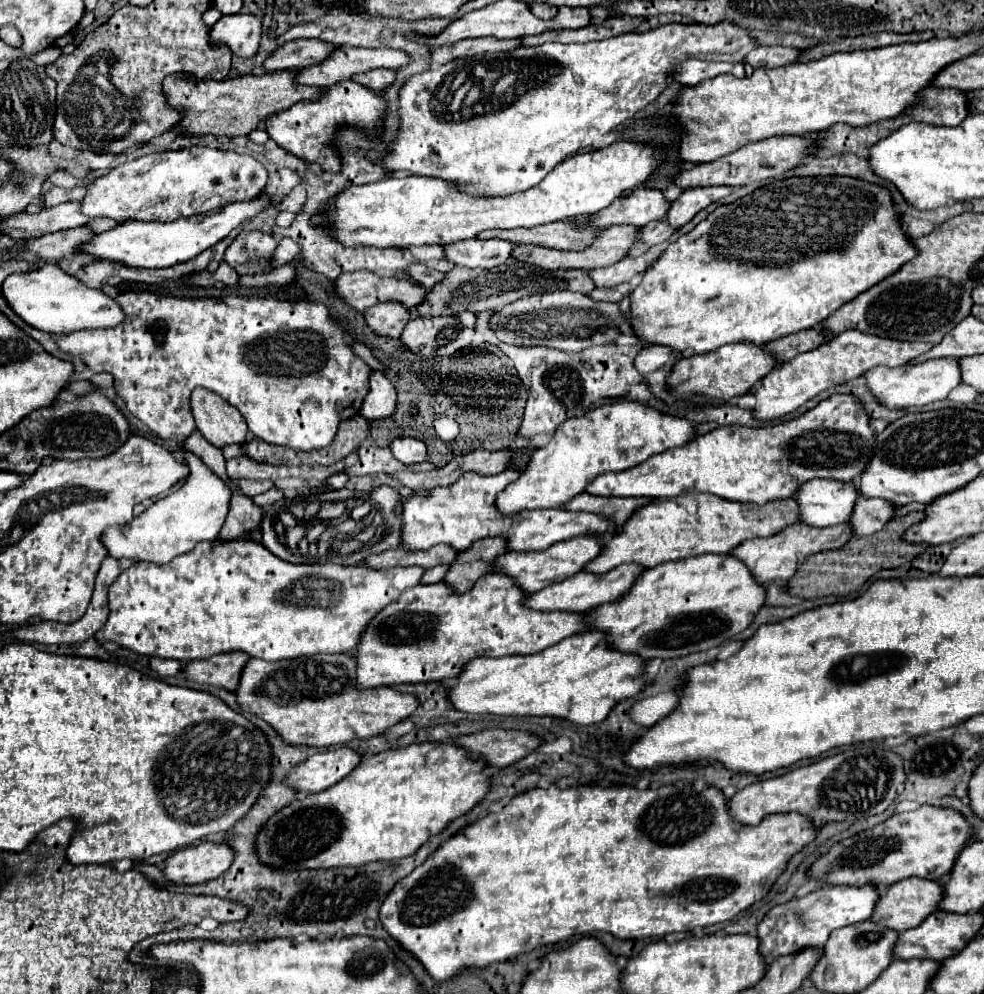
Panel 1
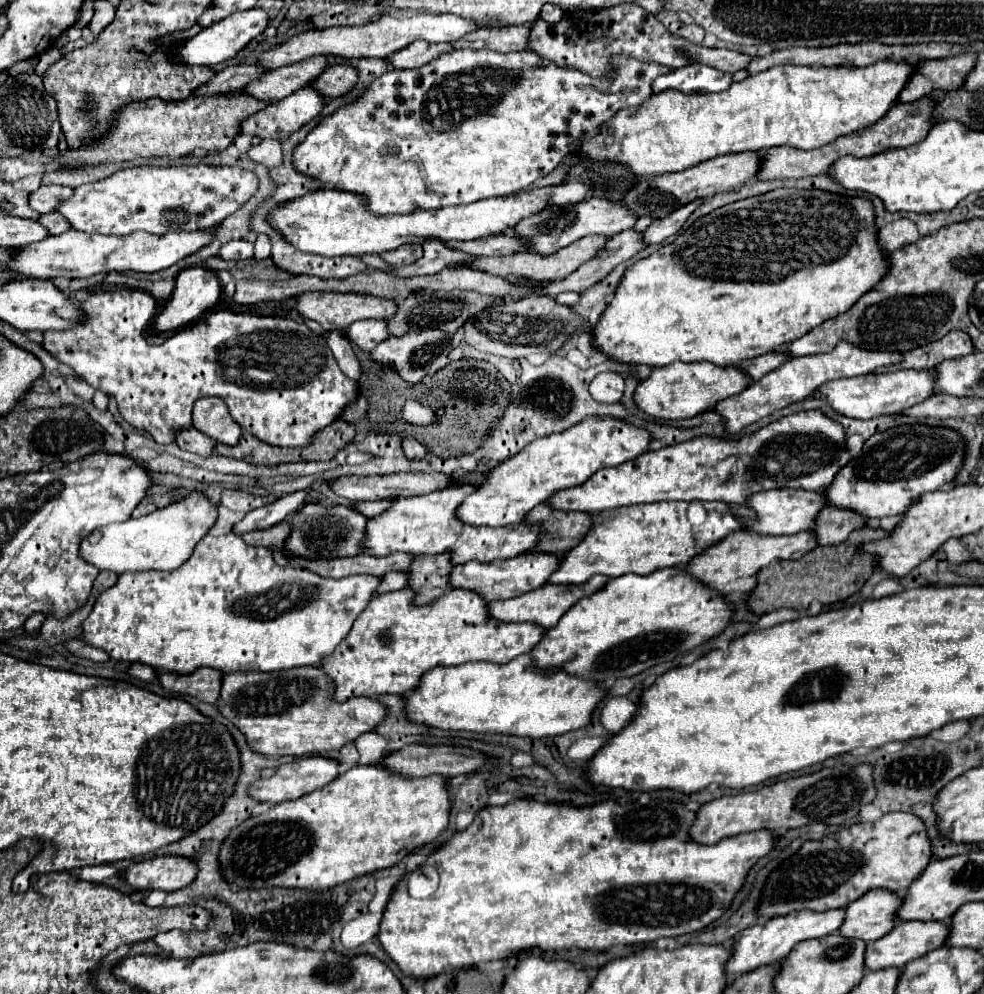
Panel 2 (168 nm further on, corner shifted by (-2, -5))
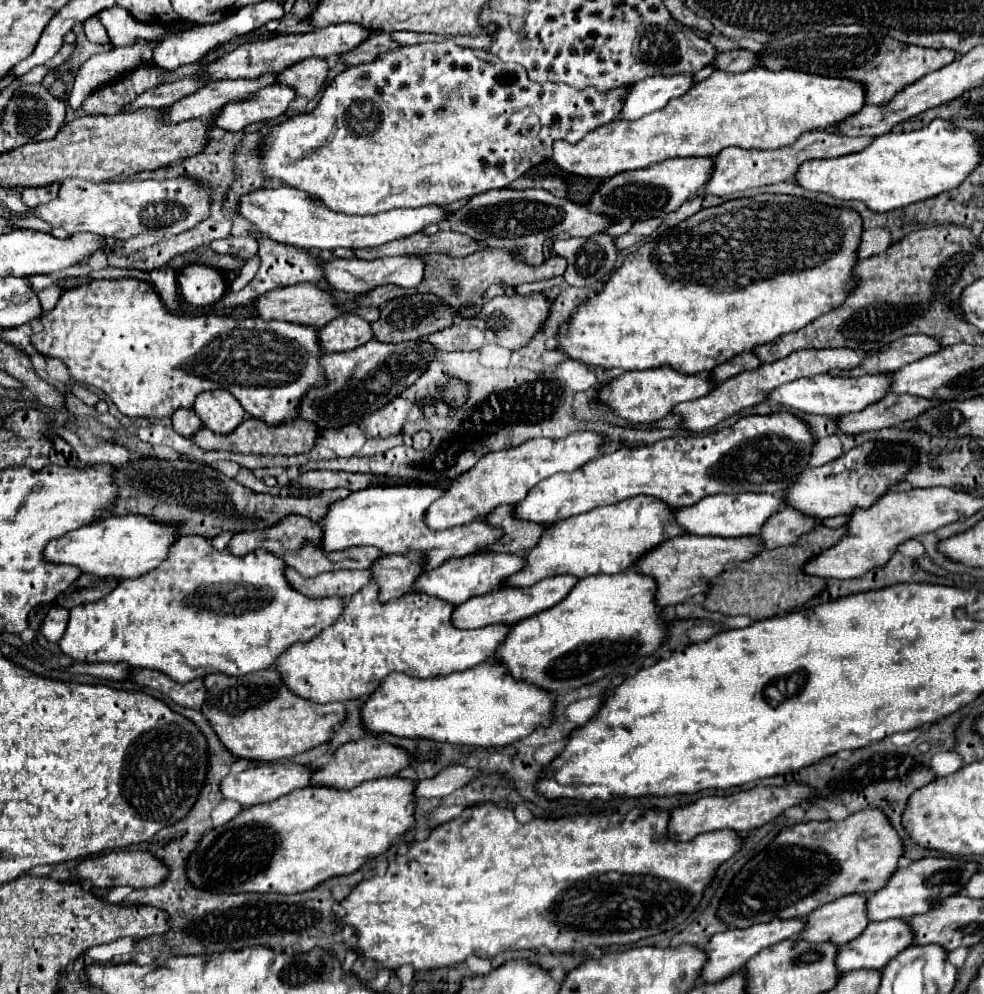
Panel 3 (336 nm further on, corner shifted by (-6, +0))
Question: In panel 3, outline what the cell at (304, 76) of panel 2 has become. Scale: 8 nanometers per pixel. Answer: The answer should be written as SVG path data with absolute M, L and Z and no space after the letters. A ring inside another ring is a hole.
M264 75L260 79L224 79L224 81L210 81L198 93L192 93L190 97L184 97L182 101L170 105L164 109L164 121L168 123L180 123L190 119L206 119L208 115L216 113L222 105L230 101L238 101L246 97L248 93L254 93L266 85L274 85L276 75Z

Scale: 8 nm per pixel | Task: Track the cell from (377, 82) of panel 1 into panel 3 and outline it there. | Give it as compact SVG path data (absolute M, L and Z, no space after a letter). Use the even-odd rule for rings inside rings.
M306 59L290 65L278 75L280 85L290 85L296 91L296 97L312 99L326 81L328 65L326 59Z

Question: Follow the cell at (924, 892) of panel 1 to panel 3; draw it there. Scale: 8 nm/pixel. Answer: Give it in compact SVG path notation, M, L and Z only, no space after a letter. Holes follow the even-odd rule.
M846 895L808 913L798 939L844 945L858 937L866 925L866 899L860 895Z

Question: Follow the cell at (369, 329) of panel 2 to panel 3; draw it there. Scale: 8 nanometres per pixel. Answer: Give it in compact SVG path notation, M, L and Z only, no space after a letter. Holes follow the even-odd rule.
M344 313L334 321L326 323L320 331L320 349L330 351L350 351L360 345L366 345L374 333L368 321L354 313Z

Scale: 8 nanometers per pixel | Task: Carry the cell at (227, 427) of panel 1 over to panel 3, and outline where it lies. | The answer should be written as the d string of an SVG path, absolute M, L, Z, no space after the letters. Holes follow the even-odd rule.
M224 389L200 393L194 401L194 411L202 419L204 427L222 435L234 431L244 419L242 405L230 391Z

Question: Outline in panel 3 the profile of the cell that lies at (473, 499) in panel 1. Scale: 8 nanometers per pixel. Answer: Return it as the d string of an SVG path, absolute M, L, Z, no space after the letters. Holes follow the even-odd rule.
M386 485L386 487L366 487L350 493L342 501L334 501L324 517L318 521L322 529L320 547L326 551L340 551L352 545L370 545L380 549L384 555L422 551L426 565L424 569L434 569L450 557L464 557L476 553L480 547L496 543L500 531L488 527L484 521L458 525L446 531L432 531L422 521L426 509L432 501L442 495L442 489L422 487L422 485Z

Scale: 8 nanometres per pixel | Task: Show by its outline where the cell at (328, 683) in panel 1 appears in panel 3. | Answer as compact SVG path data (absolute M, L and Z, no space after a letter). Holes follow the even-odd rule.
M274 669L248 673L246 677L212 673L210 677L204 677L204 687L206 701L202 703L202 715L212 725L220 743L232 755L254 763L274 763L326 743L332 727L342 723L346 717L342 703L320 705L294 695L286 689Z

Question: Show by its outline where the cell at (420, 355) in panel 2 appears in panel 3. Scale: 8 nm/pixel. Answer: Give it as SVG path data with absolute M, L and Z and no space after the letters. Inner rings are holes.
M372 339L368 341L368 345L362 345L354 351L324 353L322 369L326 385L314 387L310 389L310 393L306 393L306 397L302 397L298 417L318 425L320 429L342 427L352 421L360 421L372 411L378 411L386 403L390 403L402 389L410 387L426 371L426 357L434 351L436 349L424 341L384 345Z

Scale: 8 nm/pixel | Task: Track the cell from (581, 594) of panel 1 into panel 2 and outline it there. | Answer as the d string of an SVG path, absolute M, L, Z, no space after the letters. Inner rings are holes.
M604 574L590 578L584 584L544 584L538 590L532 590L528 594L522 594L518 598L510 598L510 600L500 600L500 602L490 602L490 612L494 618L502 620L502 622L534 622L538 626L550 628L558 624L558 618L562 618L562 614L566 614L566 610L570 610L570 606L574 606L580 598L584 598L584 594L594 594L594 590L600 590L610 578L606 578Z

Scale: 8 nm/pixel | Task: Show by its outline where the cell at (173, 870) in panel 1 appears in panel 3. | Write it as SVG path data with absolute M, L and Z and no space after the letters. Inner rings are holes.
M110 851L98 857L80 861L80 865L74 869L74 875L102 889L110 889L118 885L128 885L138 889L138 887L154 887L162 883L162 879L168 877L168 869L162 865L162 861L156 861L156 857L146 851Z

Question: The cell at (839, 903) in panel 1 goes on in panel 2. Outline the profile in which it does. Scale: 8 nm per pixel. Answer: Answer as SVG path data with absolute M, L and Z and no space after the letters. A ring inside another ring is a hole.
M834 908L834 910L826 910L826 912L798 910L794 914L768 918L768 920L764 920L764 924L760 922L752 928L746 928L746 930L738 932L734 938L734 942L736 942L734 956L726 964L726 972L730 976L738 976L738 974L750 972L750 970L764 966L764 964L782 962L786 958L786 954L790 954L790 948L794 948L798 942L804 942L808 938L822 938L822 936L838 932L838 926L842 926L844 914L846 914L844 908Z

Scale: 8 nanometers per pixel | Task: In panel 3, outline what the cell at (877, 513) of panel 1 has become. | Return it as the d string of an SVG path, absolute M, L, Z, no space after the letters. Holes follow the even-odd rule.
M786 507L774 513L774 517L766 521L762 533L754 537L758 537L766 549L774 549L774 547L794 543L802 533L808 533L818 525L820 525L820 519L806 517L792 507Z

